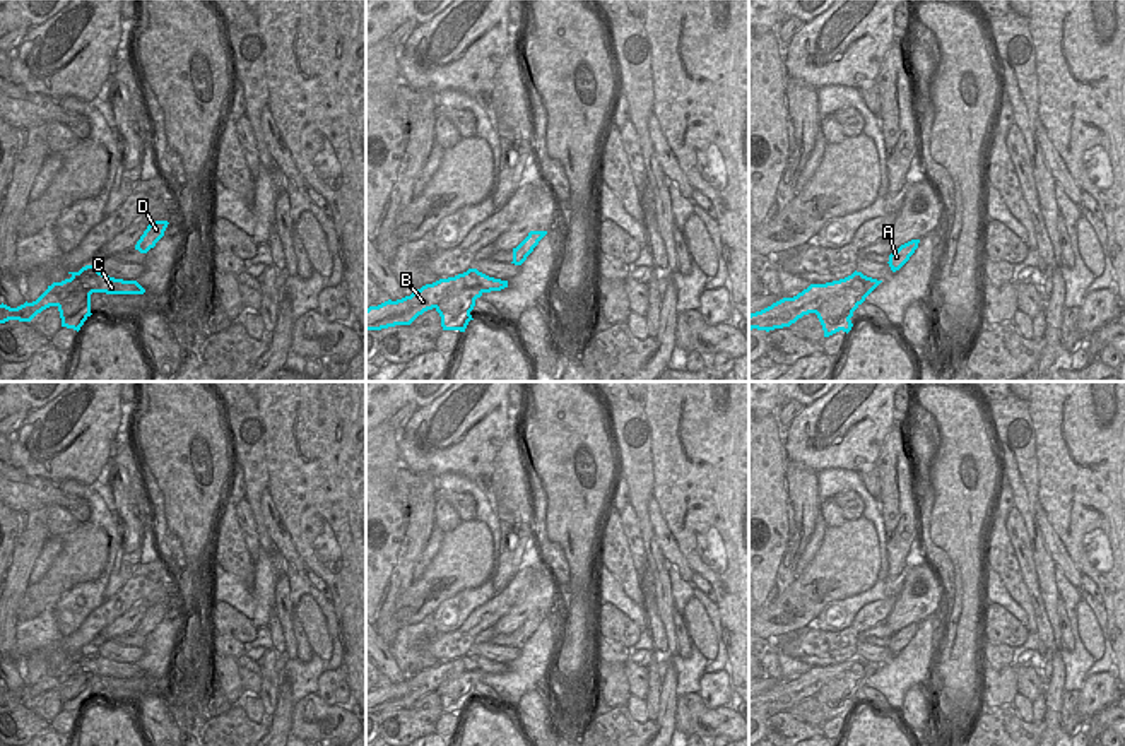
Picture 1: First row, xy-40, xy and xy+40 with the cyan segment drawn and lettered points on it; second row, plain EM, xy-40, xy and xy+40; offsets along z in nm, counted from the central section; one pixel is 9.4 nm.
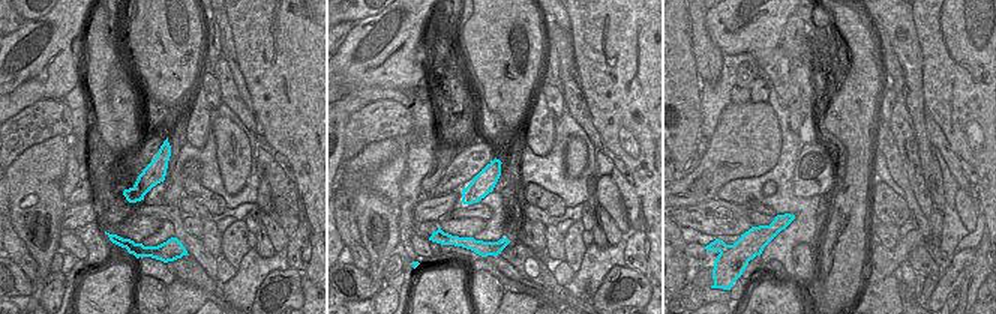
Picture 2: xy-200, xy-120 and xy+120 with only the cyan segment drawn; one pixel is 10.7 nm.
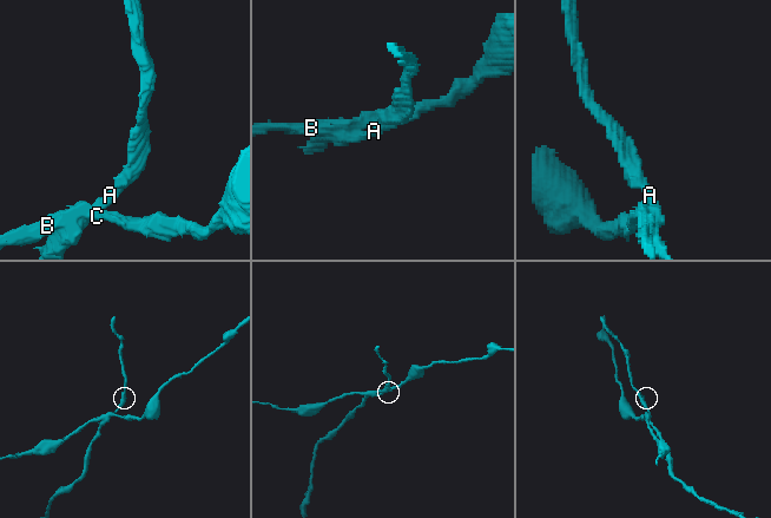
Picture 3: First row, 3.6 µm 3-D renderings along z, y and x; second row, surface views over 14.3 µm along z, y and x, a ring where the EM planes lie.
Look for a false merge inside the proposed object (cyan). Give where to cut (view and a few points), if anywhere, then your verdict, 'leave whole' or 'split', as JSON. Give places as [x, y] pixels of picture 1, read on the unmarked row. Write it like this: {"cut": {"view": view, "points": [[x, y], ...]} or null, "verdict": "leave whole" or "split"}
{"cut": {"view": "xy+40", "points": [[871, 663], [860, 669], [842, 671], [814, 695]]}, "verdict": "split"}

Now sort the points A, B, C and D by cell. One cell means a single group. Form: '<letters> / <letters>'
A D / B C

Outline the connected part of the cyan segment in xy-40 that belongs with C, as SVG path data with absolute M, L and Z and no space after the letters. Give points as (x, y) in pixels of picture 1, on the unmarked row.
M85 648L79 655L68 655L72 660L62 666L53 666L32 686L24 686L17 691L0 688L0 707L9 703L31 705L38 696L50 690L58 690L63 683L80 676L106 676L106 678L144 678L145 672L137 664L123 664L104 659L96 648Z

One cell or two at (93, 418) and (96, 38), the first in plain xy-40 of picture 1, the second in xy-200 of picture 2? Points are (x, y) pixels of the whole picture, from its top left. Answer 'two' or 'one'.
two

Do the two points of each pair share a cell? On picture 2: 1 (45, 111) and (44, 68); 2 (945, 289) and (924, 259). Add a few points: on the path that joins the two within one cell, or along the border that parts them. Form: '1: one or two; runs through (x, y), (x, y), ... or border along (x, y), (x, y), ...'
1: two; border along (50, 98), (39, 99), (15, 114)
2: two; border along (942, 272), (936, 278)

